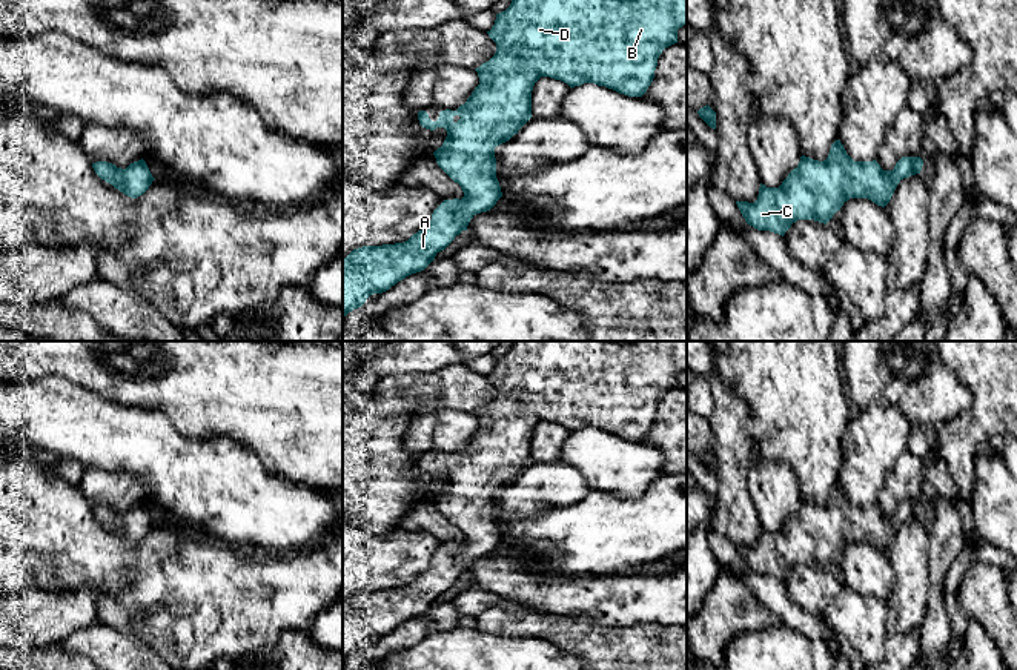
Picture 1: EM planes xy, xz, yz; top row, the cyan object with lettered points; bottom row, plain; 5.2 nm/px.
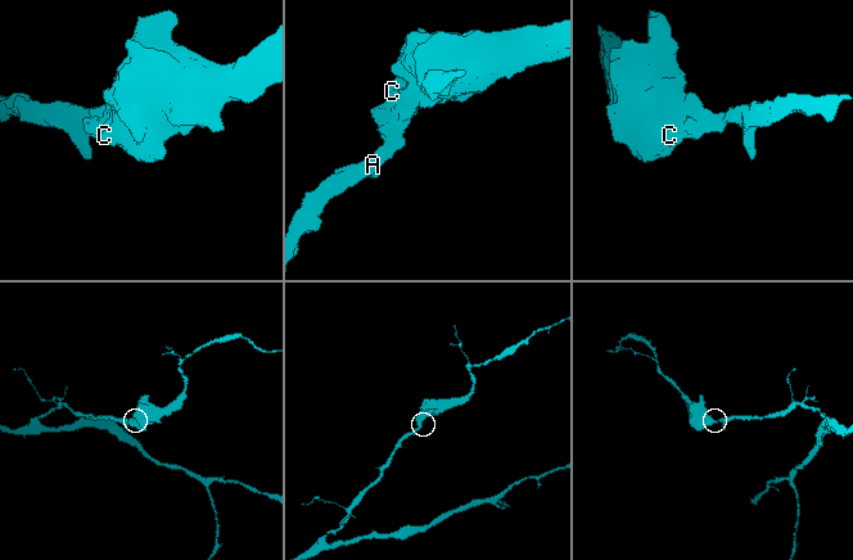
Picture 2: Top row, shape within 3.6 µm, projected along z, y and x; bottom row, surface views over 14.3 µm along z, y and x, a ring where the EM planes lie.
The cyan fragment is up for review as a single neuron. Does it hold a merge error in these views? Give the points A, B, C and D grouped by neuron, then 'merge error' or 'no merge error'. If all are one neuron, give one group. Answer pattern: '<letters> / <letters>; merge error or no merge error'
A B C D; no merge error

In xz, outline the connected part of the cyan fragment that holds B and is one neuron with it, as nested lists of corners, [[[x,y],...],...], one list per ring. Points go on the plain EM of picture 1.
[[[513,341],[510,350],[496,358],[495,369],[487,375],[496,387],[495,400],[475,415],[479,429],[456,455],[441,455],[436,466],[426,455],[418,456],[419,469],[435,475],[444,472],[447,481],[433,499],[438,510],[461,530],[464,541],[444,544],[432,558],[430,569],[404,587],[363,590],[343,602],[343,661],[361,652],[373,638],[383,638],[406,621],[424,615],[456,579],[467,575],[470,564],[490,555],[502,541],[496,522],[495,492],[508,486],[532,463],[532,435],[541,421],[567,427],[570,432],[584,427],[605,430],[628,441],[642,441],[654,423],[662,395],[677,387],[677,373],[687,369],[687,341]]]

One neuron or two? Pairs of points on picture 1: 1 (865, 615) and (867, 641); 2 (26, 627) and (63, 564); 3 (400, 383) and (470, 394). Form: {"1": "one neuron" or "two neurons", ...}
{"1": "one neuron", "2": "two neurons", "3": "one neuron"}

